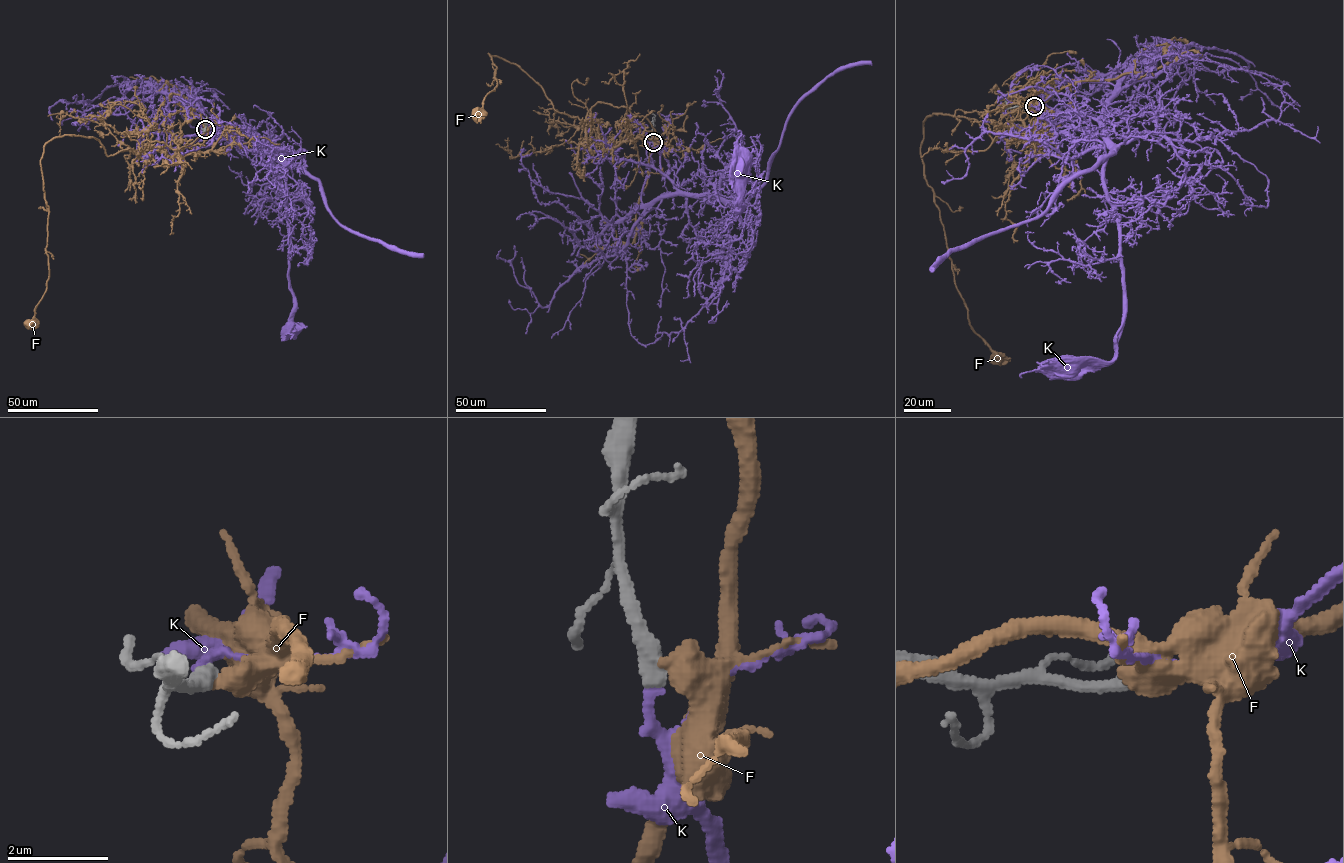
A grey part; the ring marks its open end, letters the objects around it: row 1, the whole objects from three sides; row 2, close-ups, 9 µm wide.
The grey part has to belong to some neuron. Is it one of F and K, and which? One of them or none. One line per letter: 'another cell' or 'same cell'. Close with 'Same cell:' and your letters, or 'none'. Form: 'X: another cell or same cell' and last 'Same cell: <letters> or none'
F: another cell
K: same cell
Same cell: K

